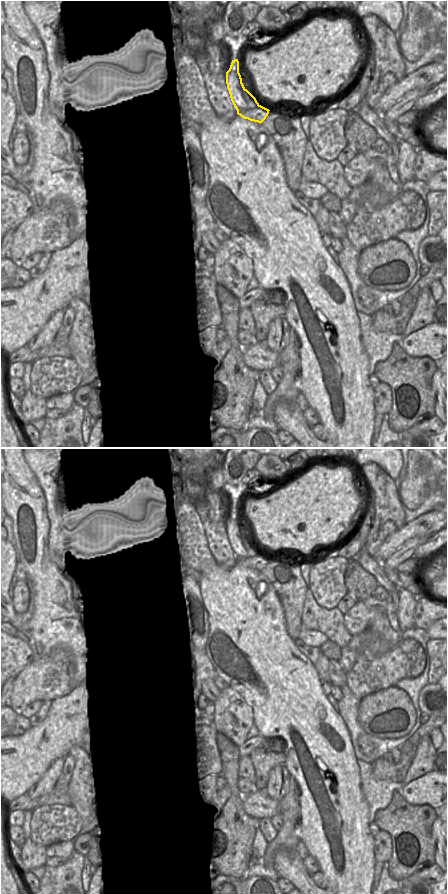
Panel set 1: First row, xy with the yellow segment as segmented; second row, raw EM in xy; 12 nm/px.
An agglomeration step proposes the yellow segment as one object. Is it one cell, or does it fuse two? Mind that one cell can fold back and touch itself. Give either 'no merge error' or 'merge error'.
merge error

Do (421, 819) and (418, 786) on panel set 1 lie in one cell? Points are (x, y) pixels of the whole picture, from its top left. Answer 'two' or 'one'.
two

